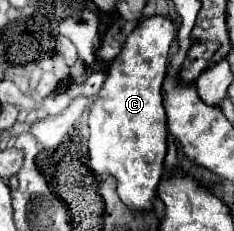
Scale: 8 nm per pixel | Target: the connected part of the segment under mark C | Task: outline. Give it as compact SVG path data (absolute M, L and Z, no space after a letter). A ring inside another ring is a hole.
M148 17L138 23L138 27L128 35L122 53L110 63L106 81L96 97L96 101L90 105L90 139L88 139L88 153L90 153L90 167L96 175L110 175L118 181L118 195L126 207L132 211L150 211L152 203L156 199L158 183L164 171L164 157L166 157L166 113L162 107L162 81L166 75L168 55L170 47L176 37L176 27L170 21L170 17Z

